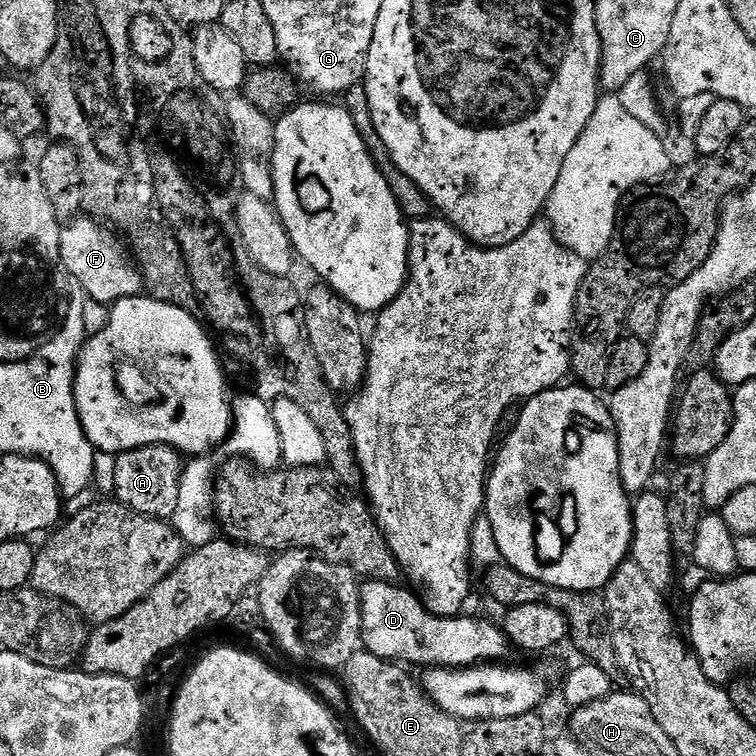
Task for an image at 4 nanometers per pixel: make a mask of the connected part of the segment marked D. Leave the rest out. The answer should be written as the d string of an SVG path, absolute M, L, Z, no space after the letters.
M369 579L360 589L360 634L363 647L370 654L408 666L424 664L437 668L467 668L499 661L510 652L507 638L495 623L435 616L425 608L423 599L415 591L407 592L400 586L396 582Z

